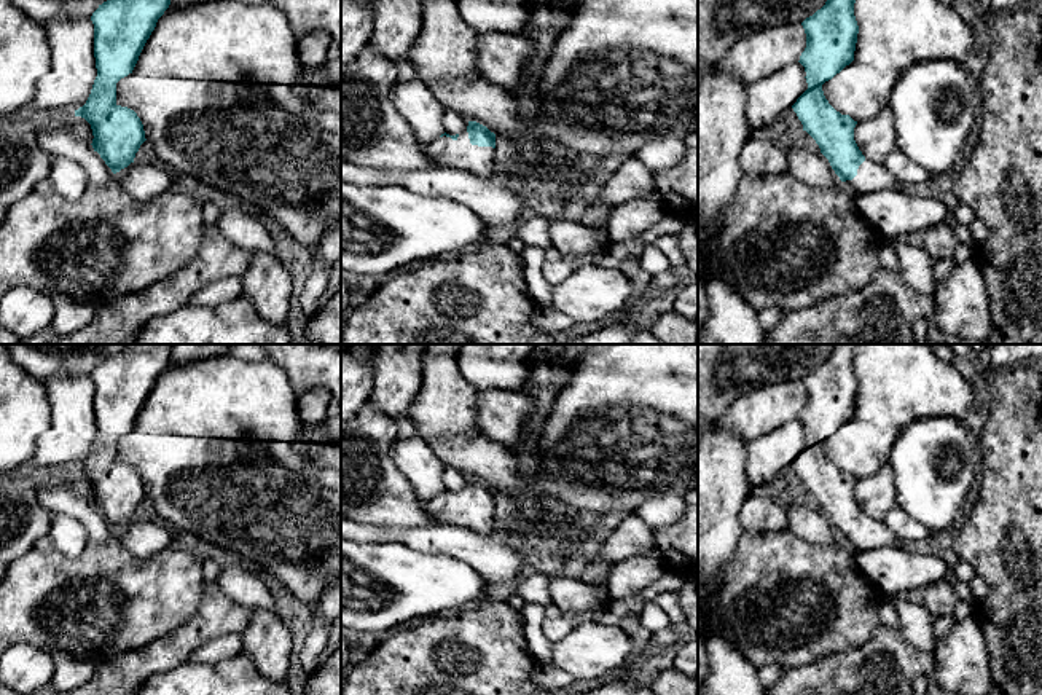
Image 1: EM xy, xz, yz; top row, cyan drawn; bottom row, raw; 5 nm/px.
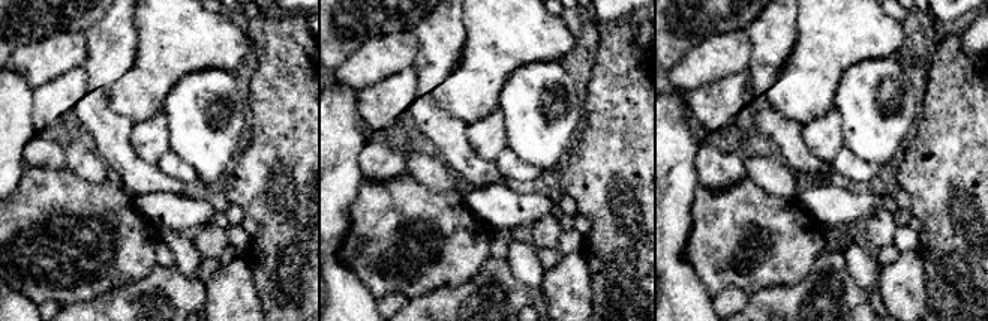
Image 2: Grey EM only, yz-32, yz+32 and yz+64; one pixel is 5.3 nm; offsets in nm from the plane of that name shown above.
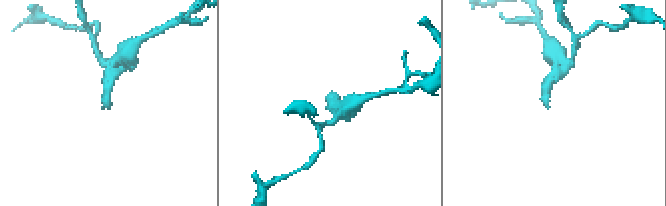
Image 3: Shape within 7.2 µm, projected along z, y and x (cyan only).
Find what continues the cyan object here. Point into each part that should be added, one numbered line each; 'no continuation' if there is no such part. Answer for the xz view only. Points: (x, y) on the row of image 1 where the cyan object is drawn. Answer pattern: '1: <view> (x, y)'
1: xz (445, 152)

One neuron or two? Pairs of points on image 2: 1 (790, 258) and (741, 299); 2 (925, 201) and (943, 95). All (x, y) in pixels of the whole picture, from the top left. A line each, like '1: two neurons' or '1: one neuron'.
1: two neurons
2: one neuron

